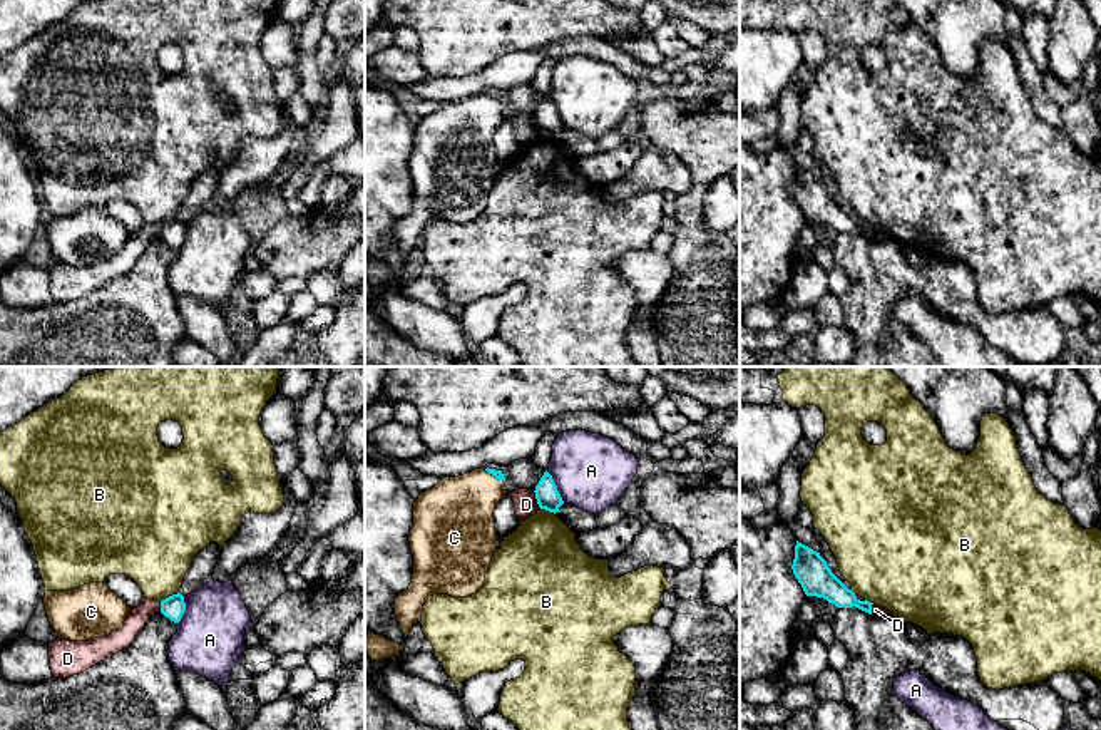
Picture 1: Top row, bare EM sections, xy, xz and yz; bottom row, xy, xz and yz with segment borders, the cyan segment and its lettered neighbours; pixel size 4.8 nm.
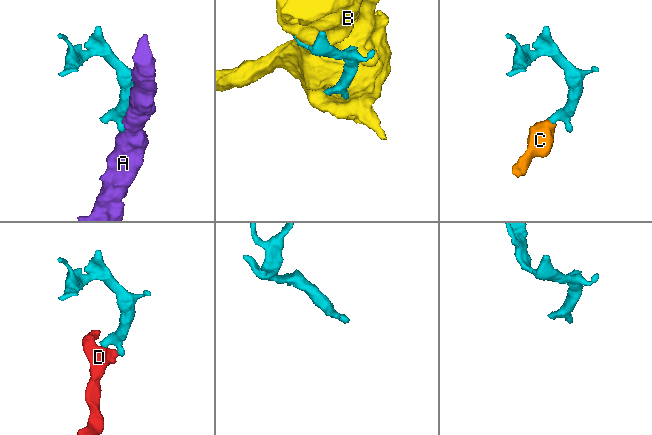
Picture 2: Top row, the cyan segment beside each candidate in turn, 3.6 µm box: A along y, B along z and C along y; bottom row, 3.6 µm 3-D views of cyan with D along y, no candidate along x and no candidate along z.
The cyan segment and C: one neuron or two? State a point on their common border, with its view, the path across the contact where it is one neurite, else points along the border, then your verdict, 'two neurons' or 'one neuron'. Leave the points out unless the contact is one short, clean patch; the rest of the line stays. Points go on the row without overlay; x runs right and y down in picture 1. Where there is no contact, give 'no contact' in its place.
meets cyan in xz at (494, 101); runs through xz (497, 99), (494, 101), (457, 138); one neuron

